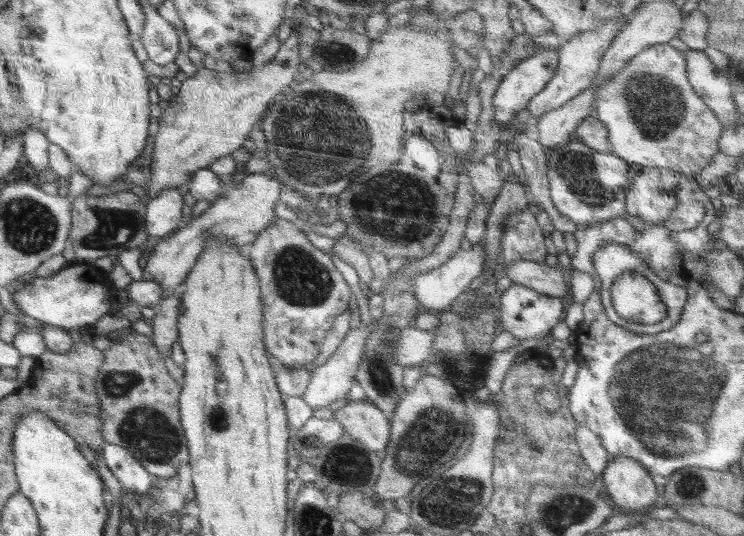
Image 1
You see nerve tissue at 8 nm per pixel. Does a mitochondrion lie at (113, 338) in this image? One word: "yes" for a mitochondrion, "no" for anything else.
no

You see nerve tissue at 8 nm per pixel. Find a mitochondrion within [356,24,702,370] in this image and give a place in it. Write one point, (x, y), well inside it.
(654, 103)

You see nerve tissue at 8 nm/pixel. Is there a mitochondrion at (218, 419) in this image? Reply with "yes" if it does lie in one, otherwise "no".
yes

